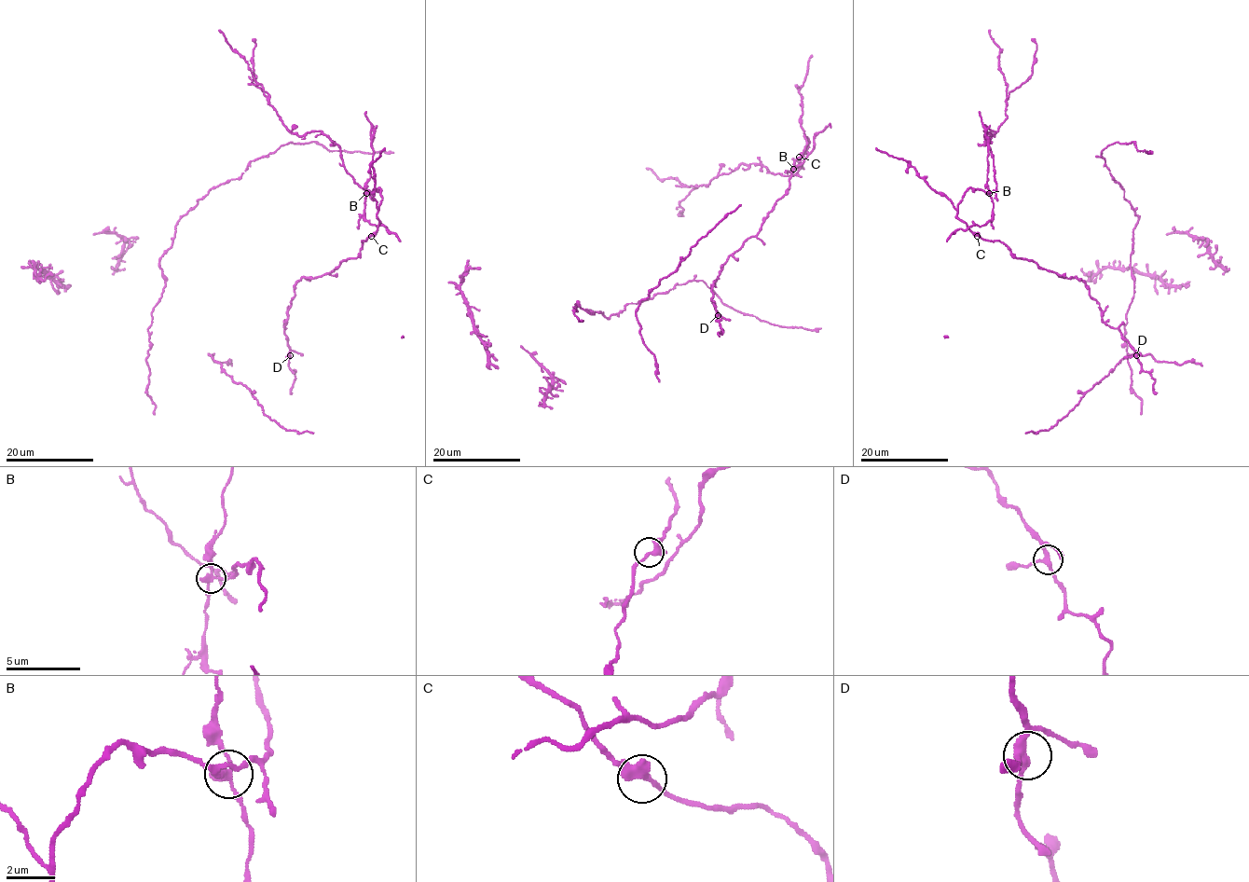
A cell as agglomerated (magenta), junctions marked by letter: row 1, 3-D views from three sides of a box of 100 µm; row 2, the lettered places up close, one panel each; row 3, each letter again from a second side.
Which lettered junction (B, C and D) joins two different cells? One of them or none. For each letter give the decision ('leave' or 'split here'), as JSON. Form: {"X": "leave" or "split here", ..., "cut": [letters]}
{"B": "split here", "C": "leave", "D": "leave", "cut": ["B"]}

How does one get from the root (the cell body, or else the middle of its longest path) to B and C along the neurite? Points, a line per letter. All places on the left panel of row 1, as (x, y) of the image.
B: (288, 356), (283, 326), (295, 285), (355, 258), (377, 229), (382, 196), (379, 188), (365, 193)
C: (288, 356), (283, 326), (295, 285), (302, 277), (315, 278), (355, 258), (362, 242), (371, 236)

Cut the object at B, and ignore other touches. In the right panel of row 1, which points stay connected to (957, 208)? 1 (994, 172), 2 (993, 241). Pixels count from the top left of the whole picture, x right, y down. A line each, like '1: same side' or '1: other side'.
1: same side
2: same side

